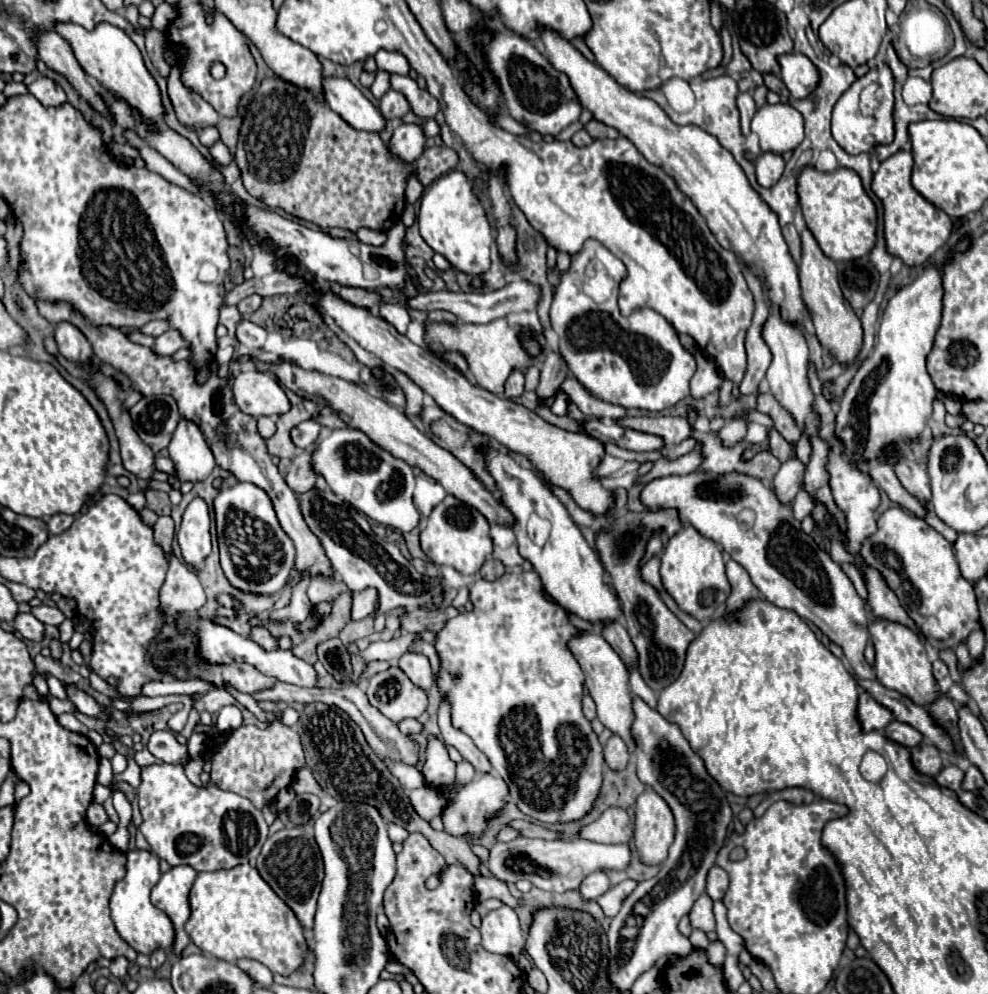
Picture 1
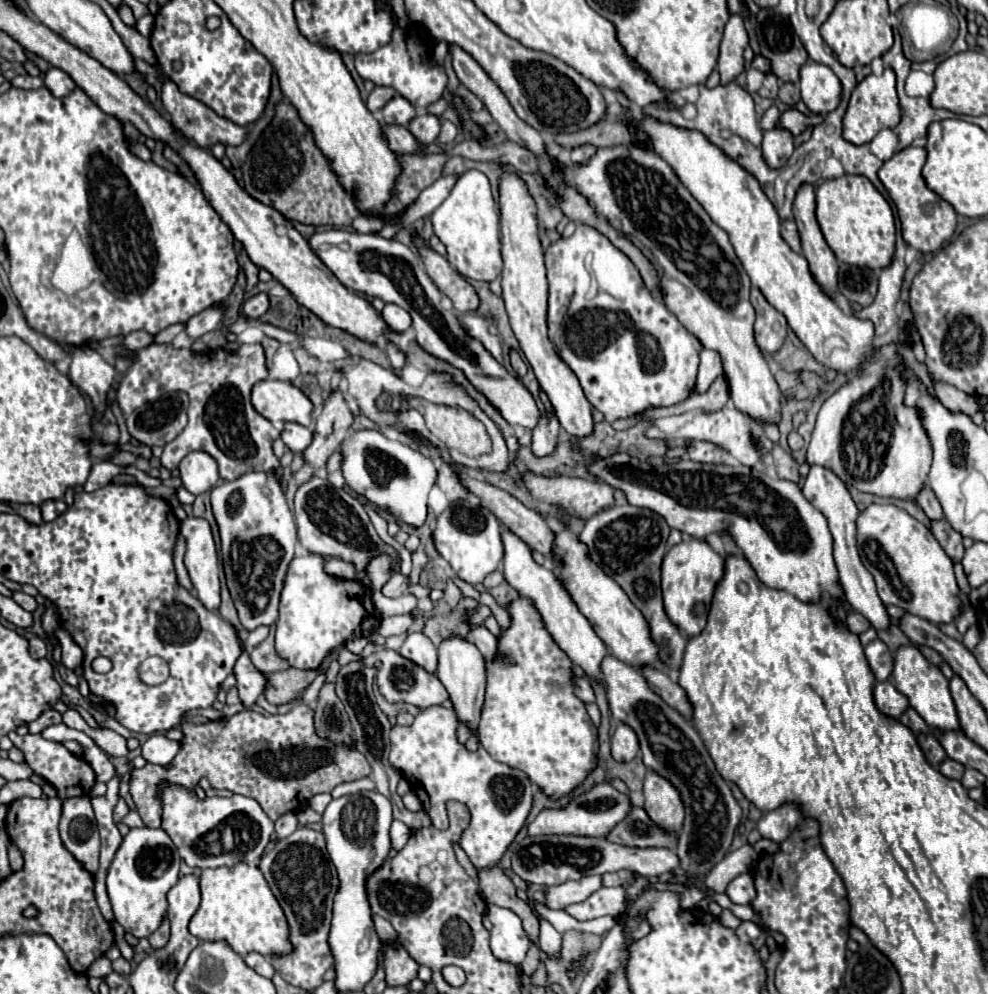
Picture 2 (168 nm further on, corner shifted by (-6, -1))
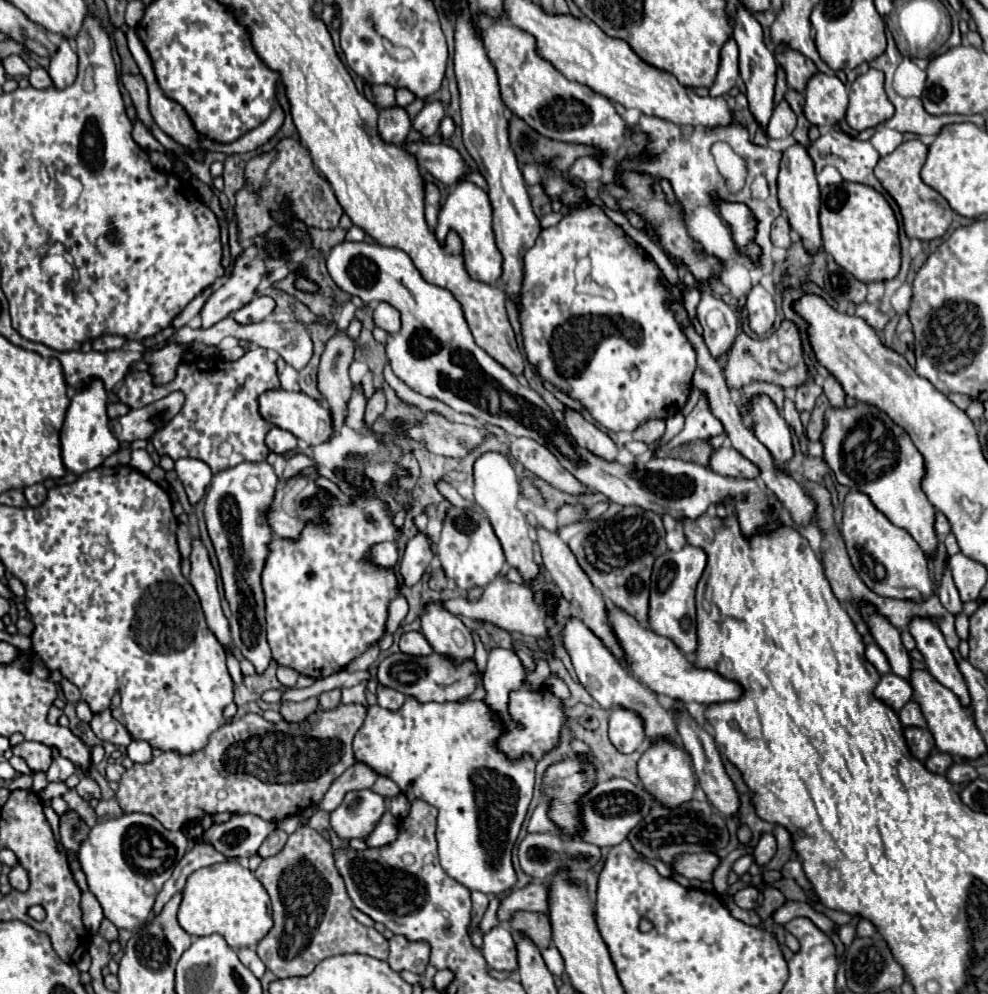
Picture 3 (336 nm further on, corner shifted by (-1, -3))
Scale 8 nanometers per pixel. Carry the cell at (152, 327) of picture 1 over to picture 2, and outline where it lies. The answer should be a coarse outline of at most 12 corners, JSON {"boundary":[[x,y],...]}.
{"boundary":[[133,331],[125,335],[123,345],[137,351],[153,343],[151,333]]}

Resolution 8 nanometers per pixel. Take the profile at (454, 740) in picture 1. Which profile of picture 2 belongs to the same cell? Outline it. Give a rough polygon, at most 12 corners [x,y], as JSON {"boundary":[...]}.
{"boundary":[[461,637],[439,647],[437,677],[459,725],[477,735],[485,665]]}

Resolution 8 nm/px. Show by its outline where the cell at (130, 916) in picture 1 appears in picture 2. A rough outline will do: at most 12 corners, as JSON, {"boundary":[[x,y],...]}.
{"boundary":[[131,829],[107,873],[115,921],[143,939],[167,915],[181,857]]}

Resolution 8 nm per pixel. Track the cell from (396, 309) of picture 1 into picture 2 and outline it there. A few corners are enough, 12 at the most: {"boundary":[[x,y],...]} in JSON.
{"boundary":[[385,305],[381,317],[395,333],[411,327],[411,317],[397,305]]}

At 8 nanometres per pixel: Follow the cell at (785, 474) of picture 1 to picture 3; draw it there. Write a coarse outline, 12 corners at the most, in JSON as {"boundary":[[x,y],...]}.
{"boundary":[[880,409],[826,411],[824,459],[932,559],[924,457]]}

